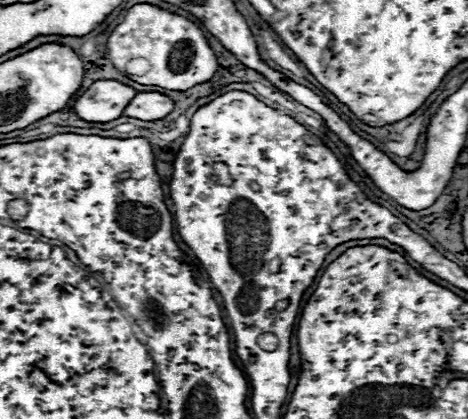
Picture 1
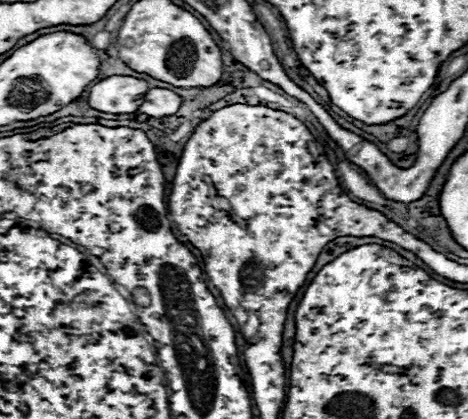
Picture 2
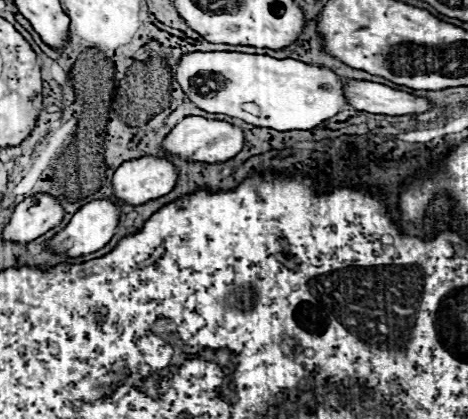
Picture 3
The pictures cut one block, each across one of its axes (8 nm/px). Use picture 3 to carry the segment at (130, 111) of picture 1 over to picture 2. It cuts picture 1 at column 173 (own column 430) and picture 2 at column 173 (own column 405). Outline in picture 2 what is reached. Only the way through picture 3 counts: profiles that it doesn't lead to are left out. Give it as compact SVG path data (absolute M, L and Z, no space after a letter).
M152 88L144 96L144 104L140 106L138 112L144 112L152 118L164 118L164 116L176 114L180 106L182 106L182 98L178 94L174 94L172 90Z

